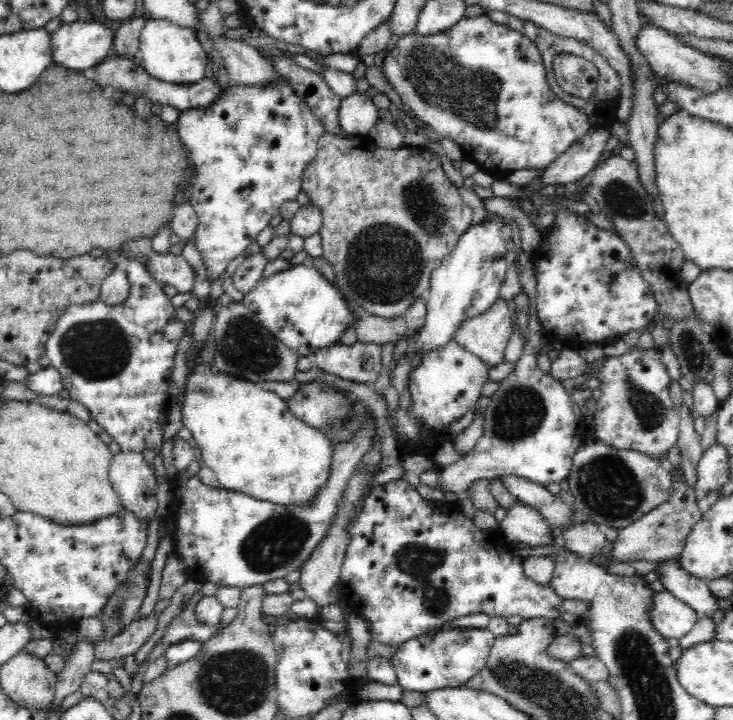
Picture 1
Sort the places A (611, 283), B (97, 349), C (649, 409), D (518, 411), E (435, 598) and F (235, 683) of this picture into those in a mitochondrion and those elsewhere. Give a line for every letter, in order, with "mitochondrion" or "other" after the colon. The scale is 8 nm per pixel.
A: mitochondrion
B: mitochondrion
C: mitochondrion
D: mitochondrion
E: mitochondrion
F: mitochondrion

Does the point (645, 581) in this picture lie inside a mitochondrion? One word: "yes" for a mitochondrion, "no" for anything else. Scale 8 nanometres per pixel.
no

